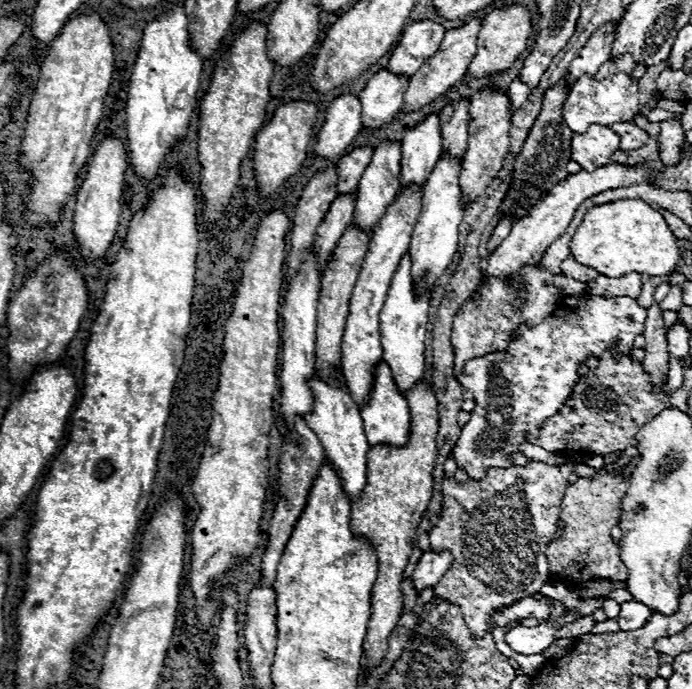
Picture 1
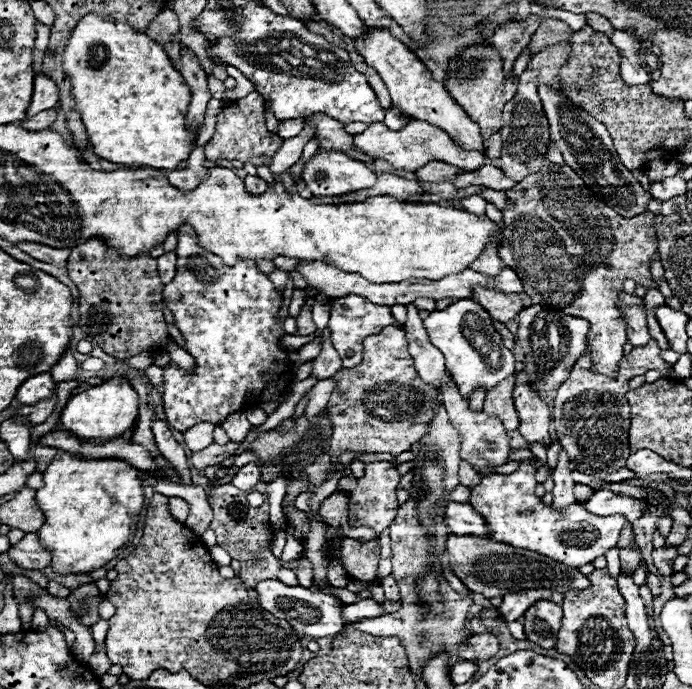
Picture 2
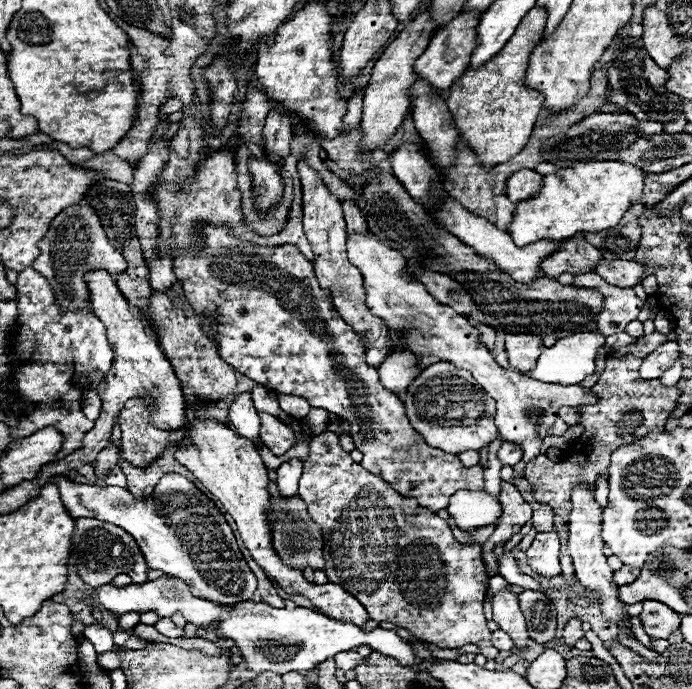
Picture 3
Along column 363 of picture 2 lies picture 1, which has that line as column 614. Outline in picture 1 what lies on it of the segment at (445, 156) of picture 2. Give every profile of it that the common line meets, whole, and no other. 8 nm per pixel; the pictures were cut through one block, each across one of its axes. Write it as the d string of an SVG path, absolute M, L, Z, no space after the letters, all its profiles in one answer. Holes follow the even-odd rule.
M590 124L584 134L572 136L572 160L584 170L594 170L610 162L612 152L620 148L620 138L608 126Z

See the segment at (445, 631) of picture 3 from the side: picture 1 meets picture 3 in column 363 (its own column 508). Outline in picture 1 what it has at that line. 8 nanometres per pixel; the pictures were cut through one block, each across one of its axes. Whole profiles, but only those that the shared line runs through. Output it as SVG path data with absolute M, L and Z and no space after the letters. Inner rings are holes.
M530 460L524 466L512 468L488 468L482 480L468 478L466 482L458 484L456 478L442 478L442 512L436 526L430 530L430 544L432 550L450 550L452 552L452 566L436 584L434 594L454 602L460 606L464 620L474 636L482 636L490 624L490 614L500 608L508 606L522 596L534 596L540 586L548 582L548 558L546 548L548 542L554 538L556 520L560 514L560 500L564 488L568 486L568 474L571 474L578 464L583 462L568 461L566 465L550 466L544 462Z

